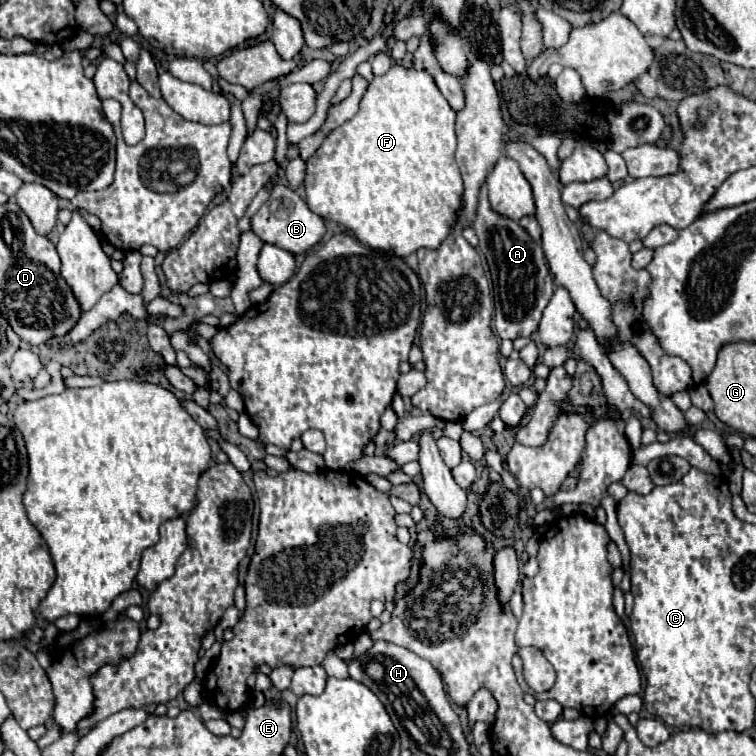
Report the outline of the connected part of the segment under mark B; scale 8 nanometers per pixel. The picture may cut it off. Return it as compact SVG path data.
M275 186L271 190L271 198L257 210L257 214L251 218L251 230L265 242L279 246L283 250L289 250L293 254L303 254L309 248L313 248L325 234L323 218L313 214L301 196L287 188L287 186Z

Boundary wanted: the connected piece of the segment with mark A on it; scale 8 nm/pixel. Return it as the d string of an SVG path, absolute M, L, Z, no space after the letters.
M487 184L479 190L477 216L473 220L473 230L479 238L479 250L485 254L495 296L495 332L499 338L515 340L519 336L531 336L541 320L541 314L553 296L553 282L549 278L549 268L541 244L537 244L519 222L495 212L487 198Z

